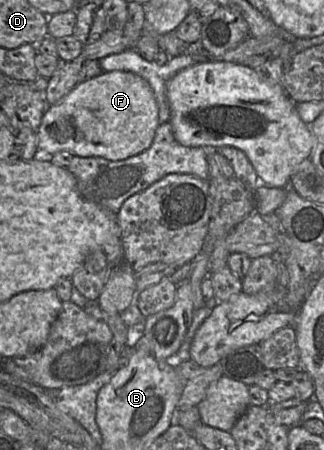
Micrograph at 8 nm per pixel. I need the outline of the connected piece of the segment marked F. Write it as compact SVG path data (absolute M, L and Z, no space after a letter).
M102 71L93 78L80 81L59 102L47 106L36 130L37 146L40 151L48 154L64 150L73 156L124 160L147 150L159 125L158 104L149 83L144 78L129 71Z

